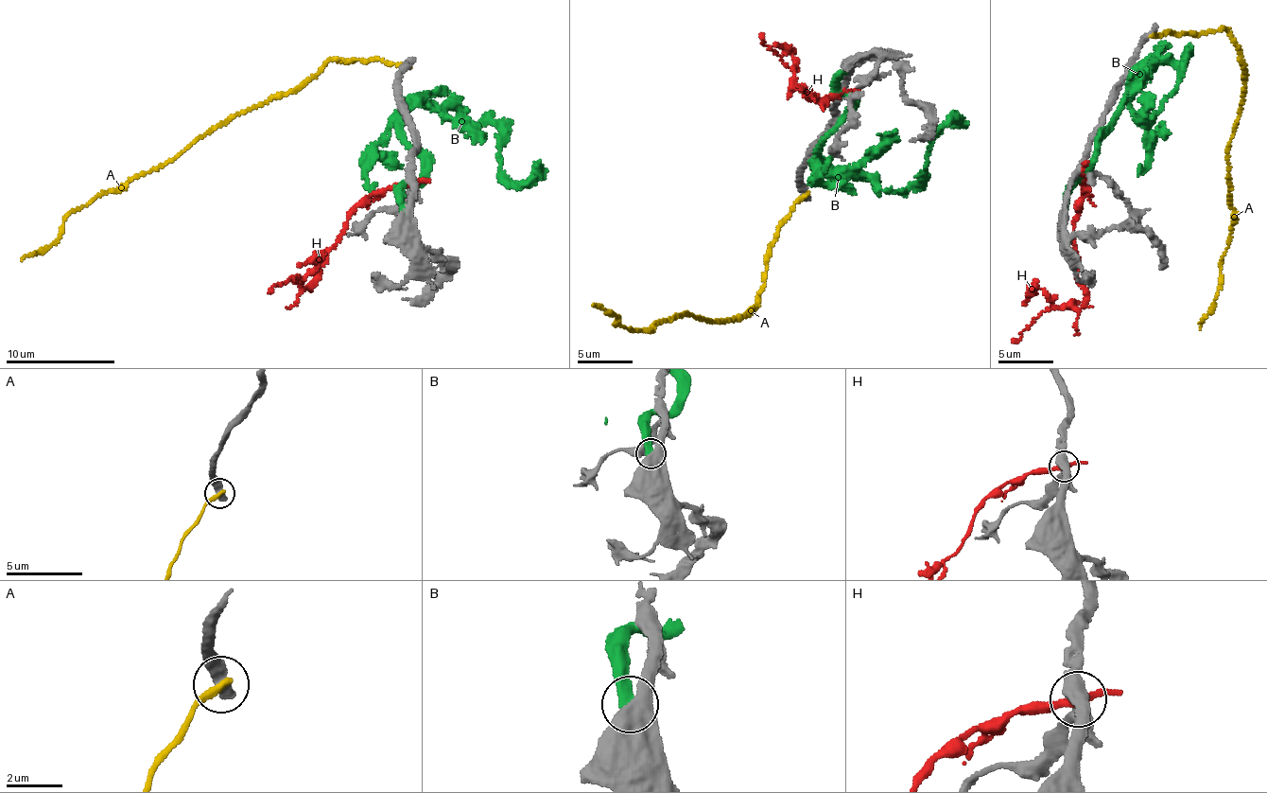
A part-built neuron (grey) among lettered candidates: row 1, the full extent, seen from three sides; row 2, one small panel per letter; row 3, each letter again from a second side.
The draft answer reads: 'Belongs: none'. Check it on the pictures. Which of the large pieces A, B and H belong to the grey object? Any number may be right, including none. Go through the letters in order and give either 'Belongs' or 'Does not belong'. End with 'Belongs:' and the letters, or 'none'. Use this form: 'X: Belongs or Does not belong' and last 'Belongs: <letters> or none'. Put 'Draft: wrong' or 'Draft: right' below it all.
A: Does not belong
B: Does not belong
H: Does not belong
Belongs: none
Draft: right

